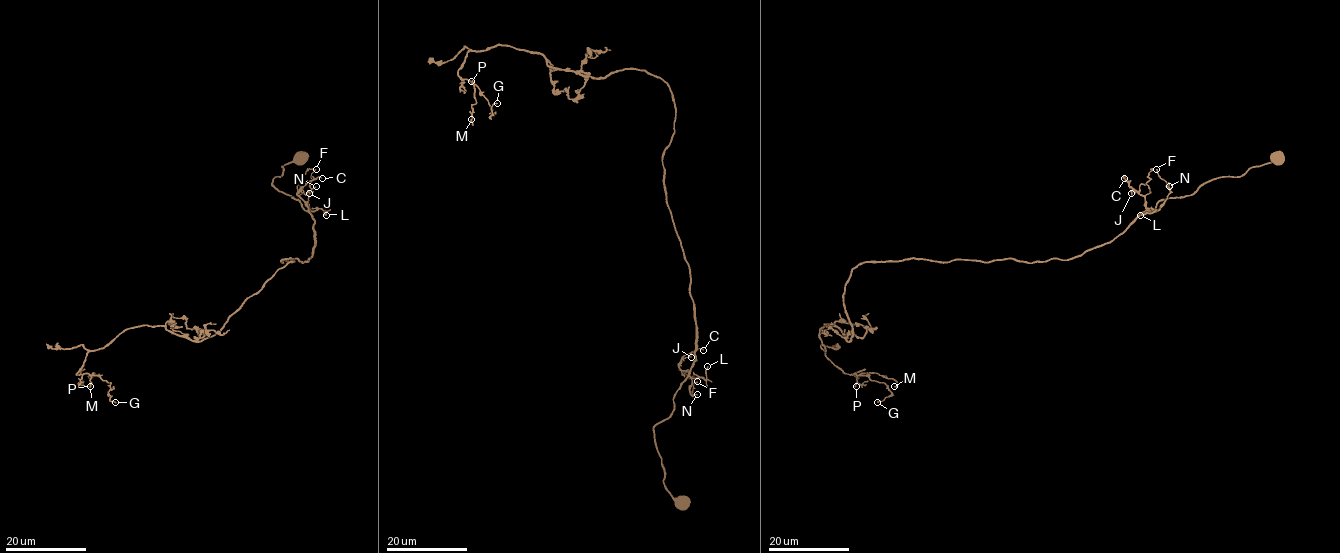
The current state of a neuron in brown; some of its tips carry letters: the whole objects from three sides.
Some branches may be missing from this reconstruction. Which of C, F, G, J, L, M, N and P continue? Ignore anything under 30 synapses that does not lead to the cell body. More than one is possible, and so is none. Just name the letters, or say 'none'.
none

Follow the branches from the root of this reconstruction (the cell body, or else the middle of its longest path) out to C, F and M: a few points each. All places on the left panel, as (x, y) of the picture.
C: (300, 158), (285, 164), (280, 177), (273, 179), (279, 190), (306, 210), (297, 193), (322, 178)
F: (300, 158), (285, 164), (283, 173), (272, 183), (297, 199), (308, 211), (310, 175), (316, 169)
M: (300, 158), (272, 183), (312, 217), (308, 260), (282, 259), (201, 341), (125, 329), (87, 354), (90, 386)

